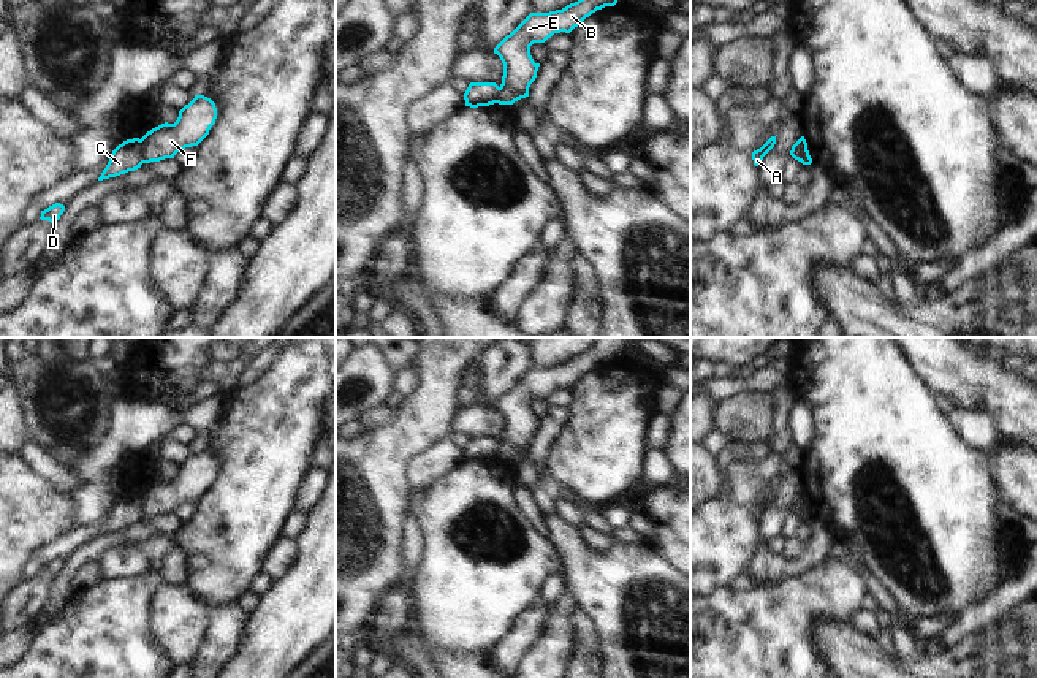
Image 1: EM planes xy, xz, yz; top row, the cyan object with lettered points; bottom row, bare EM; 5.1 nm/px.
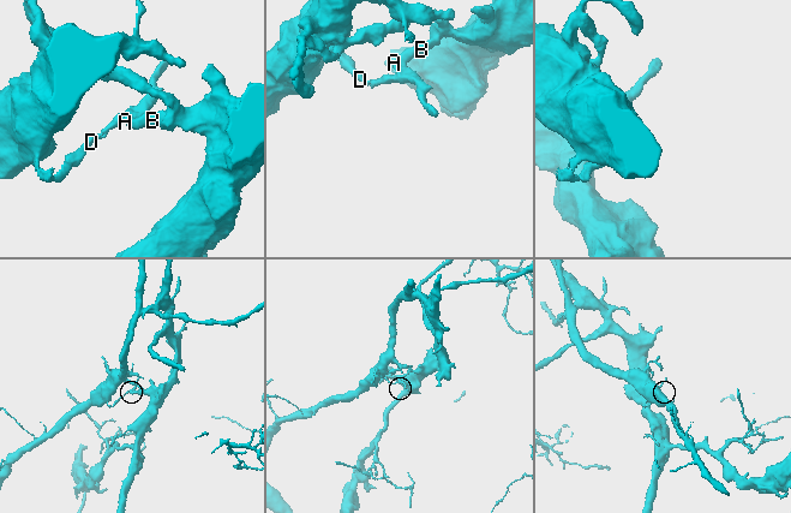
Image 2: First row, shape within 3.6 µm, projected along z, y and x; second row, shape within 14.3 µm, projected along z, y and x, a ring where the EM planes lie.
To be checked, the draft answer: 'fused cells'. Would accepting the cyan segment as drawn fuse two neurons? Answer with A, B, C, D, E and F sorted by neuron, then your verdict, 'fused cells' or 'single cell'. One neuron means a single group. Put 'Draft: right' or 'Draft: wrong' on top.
Draft: right
A B E F / C D | fused cells

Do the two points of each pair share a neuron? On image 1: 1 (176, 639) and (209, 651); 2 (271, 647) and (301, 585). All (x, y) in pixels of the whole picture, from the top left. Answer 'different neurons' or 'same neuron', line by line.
1: different neurons
2: same neuron

